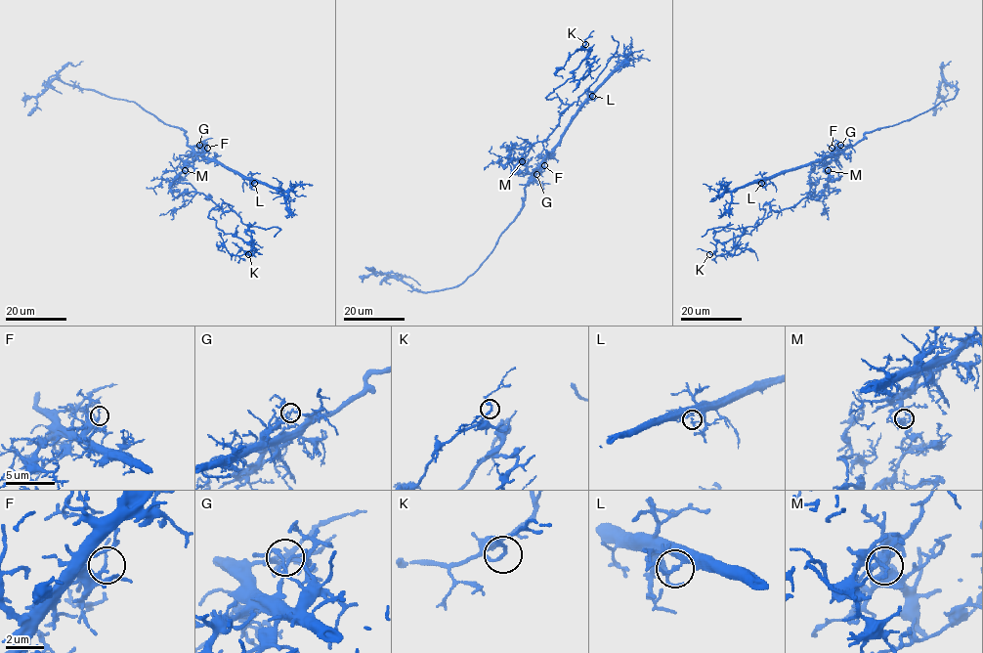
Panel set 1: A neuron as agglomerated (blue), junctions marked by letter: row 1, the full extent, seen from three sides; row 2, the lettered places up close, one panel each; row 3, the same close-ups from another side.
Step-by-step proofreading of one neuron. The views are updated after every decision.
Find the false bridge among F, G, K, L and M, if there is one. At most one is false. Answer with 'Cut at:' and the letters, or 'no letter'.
Cut at: M

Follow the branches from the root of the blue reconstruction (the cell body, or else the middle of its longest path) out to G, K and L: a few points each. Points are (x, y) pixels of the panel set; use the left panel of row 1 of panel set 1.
G: (183, 169), (184, 162), (198, 150), (199, 145)
K: (183, 169), (172, 195), (202, 193), (229, 211), (226, 203), (208, 217), (225, 233), (252, 242), (248, 254)
L: (183, 169), (191, 154), (198, 153), (254, 183)

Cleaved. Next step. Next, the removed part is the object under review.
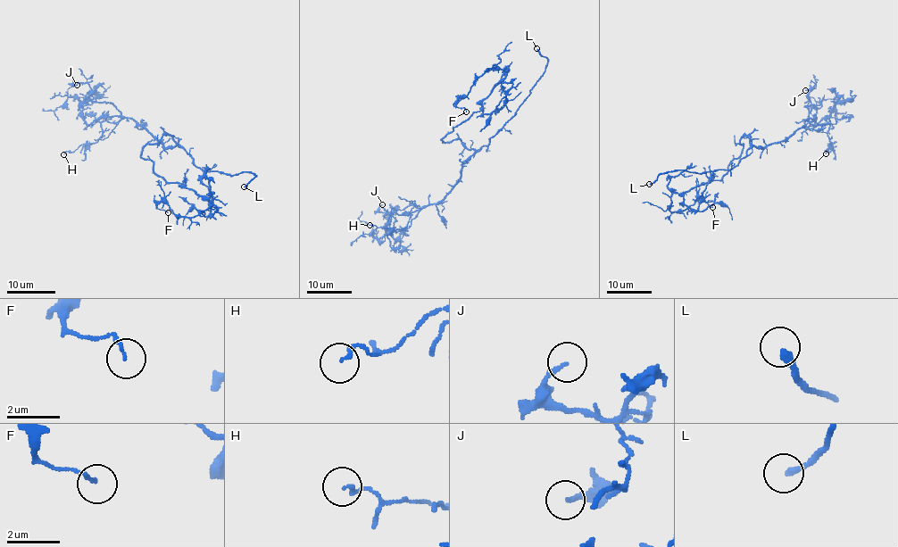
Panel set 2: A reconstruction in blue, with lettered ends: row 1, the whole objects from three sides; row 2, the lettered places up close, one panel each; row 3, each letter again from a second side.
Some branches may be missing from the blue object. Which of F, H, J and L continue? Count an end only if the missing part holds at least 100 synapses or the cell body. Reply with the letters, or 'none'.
L

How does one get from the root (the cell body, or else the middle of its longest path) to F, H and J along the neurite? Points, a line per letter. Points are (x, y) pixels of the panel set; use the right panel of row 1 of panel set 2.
F: (740, 140), (740, 156), (720, 179), (670, 197), (672, 211), (699, 198), (712, 207)
H: (740, 140), (749, 136), (754, 147), (766, 147), (788, 139), (807, 120), (811, 125), (830, 125), (826, 153)
J: (740, 140), (749, 136), (754, 147), (766, 147), (788, 139), (809, 117), (809, 92), (815, 87), (805, 90)

